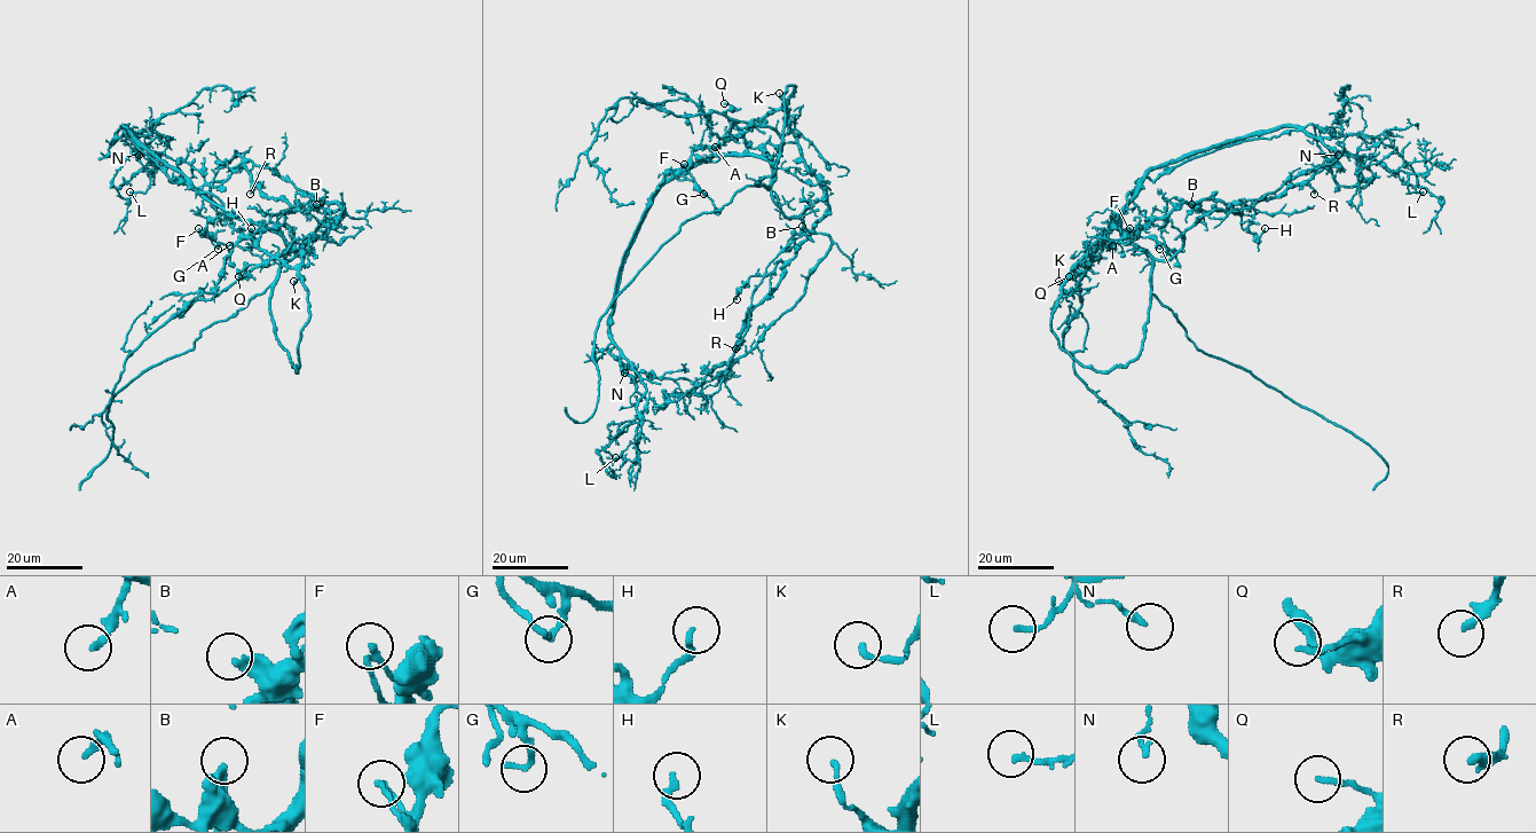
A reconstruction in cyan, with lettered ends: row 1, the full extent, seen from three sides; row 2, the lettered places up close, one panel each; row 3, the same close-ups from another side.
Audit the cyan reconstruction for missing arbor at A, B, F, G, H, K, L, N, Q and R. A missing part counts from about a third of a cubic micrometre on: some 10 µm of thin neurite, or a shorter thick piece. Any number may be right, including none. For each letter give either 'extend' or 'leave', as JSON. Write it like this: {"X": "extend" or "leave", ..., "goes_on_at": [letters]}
{"A": "leave", "B": "leave", "F": "leave", "G": "leave", "H": "leave", "K": "leave", "L": "leave", "N": "leave", "Q": "leave", "R": "leave", "goes_on_at": []}

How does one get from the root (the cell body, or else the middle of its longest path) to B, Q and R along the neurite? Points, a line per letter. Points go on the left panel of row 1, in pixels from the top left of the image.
B: (245, 220), (275, 230), (286, 243), (285, 259), (289, 260), (320, 222), (306, 212), (316, 204)
Q: (245, 220), (234, 217), (231, 226), (264, 252), (262, 261), (247, 265), (241, 270), (245, 275), (238, 276)
R: (245, 220), (275, 230), (286, 260), (320, 222), (256, 185), (250, 194)

